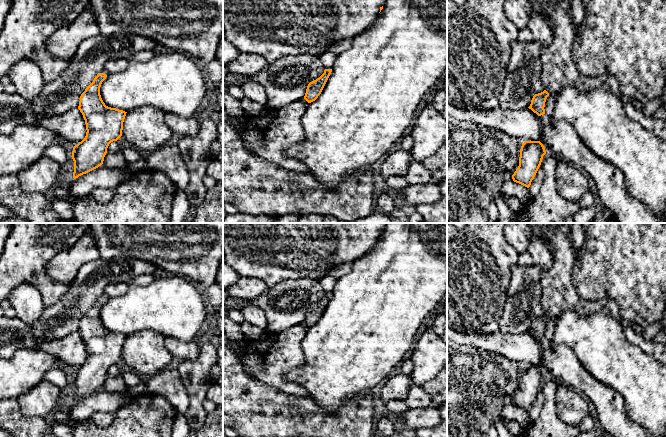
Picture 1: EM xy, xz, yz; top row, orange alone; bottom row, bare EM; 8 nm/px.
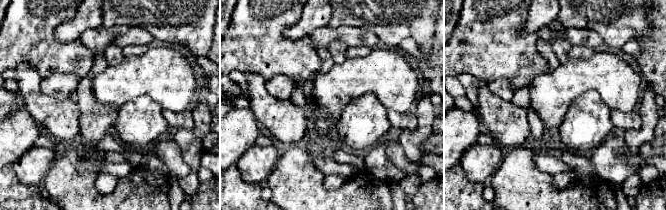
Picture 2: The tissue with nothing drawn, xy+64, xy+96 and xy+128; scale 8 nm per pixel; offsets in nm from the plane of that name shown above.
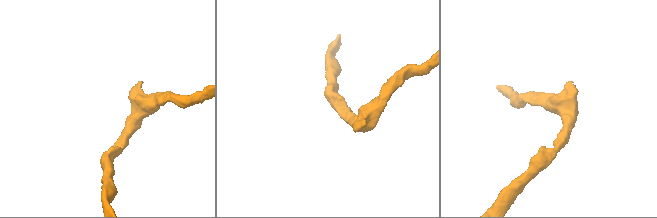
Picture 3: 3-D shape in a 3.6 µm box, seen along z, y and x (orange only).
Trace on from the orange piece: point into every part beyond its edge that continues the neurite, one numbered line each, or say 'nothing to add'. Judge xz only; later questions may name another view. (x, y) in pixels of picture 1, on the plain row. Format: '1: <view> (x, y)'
nothing to add

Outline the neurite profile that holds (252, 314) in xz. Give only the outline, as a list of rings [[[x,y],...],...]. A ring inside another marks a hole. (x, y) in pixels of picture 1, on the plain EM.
[[[246,302],[241,310],[245,321],[251,323],[252,325],[262,329],[267,330],[269,328],[267,317],[264,311],[252,302]]]

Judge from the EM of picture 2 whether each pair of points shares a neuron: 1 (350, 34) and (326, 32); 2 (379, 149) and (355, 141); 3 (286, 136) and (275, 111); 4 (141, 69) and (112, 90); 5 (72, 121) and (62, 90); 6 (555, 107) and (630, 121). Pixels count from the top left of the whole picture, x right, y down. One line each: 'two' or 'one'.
1: one
2: two
3: one
4: one
5: two
6: two

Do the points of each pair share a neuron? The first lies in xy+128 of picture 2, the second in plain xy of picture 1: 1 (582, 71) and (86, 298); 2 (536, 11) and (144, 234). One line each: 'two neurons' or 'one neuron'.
1: two neurons
2: two neurons

